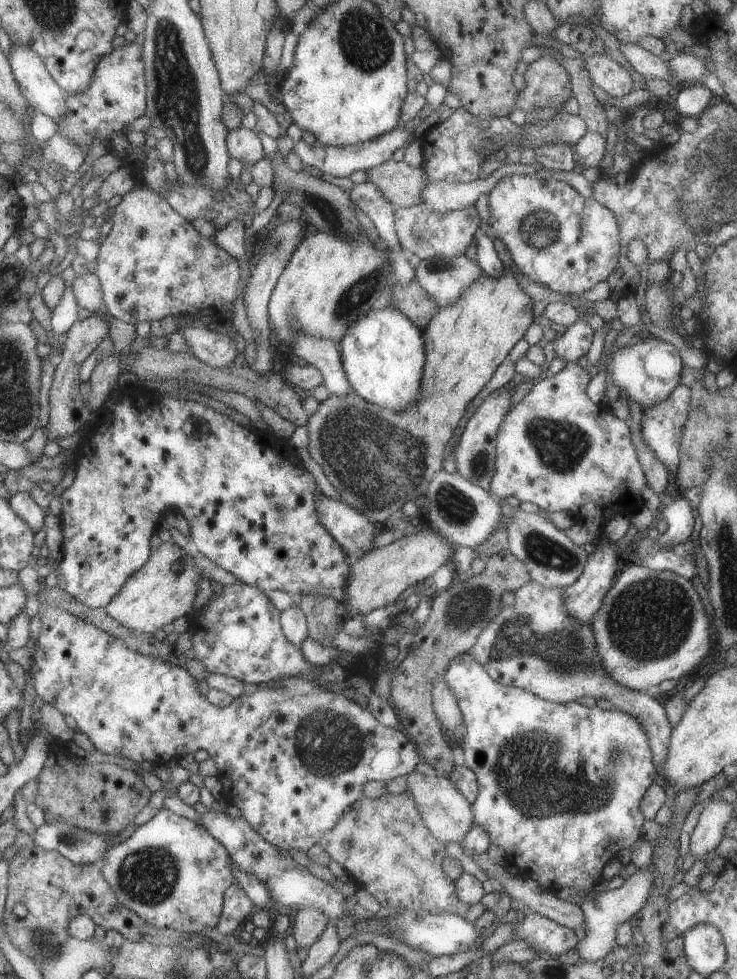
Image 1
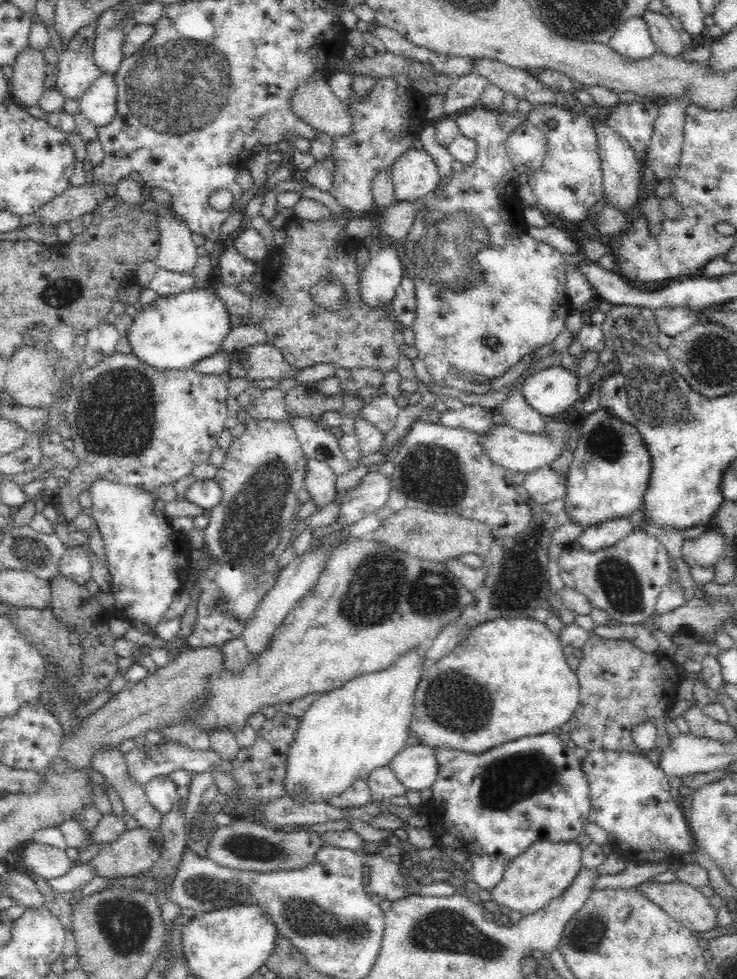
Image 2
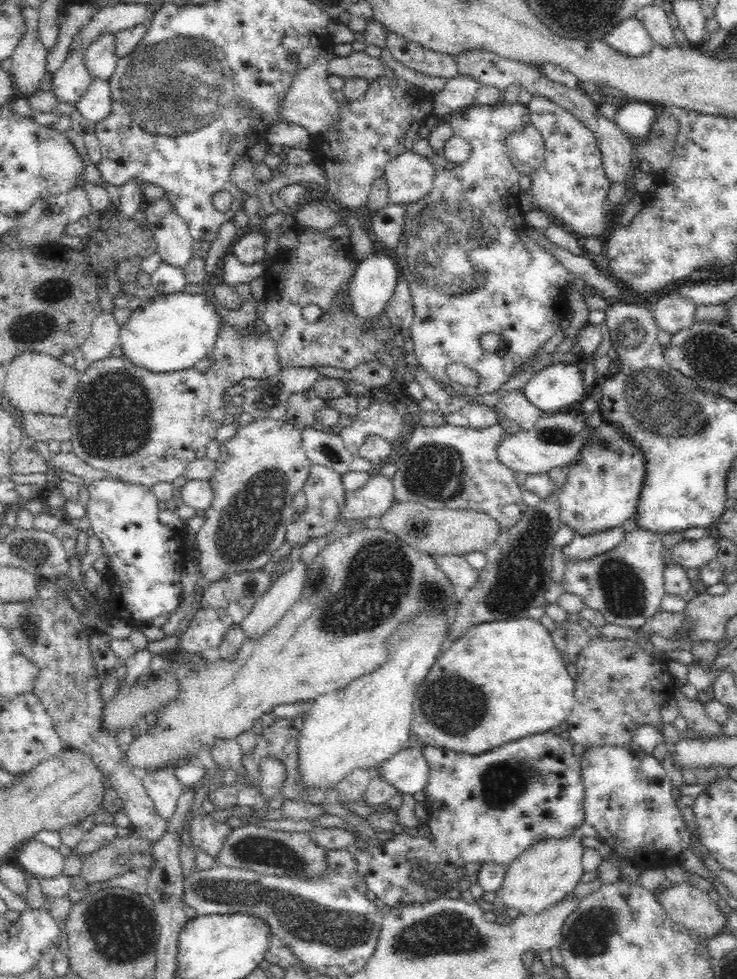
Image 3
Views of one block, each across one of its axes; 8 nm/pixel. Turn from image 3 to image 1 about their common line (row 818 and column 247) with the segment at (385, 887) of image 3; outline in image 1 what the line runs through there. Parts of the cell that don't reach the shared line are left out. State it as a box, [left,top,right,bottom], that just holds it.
[54,380,349,608]

